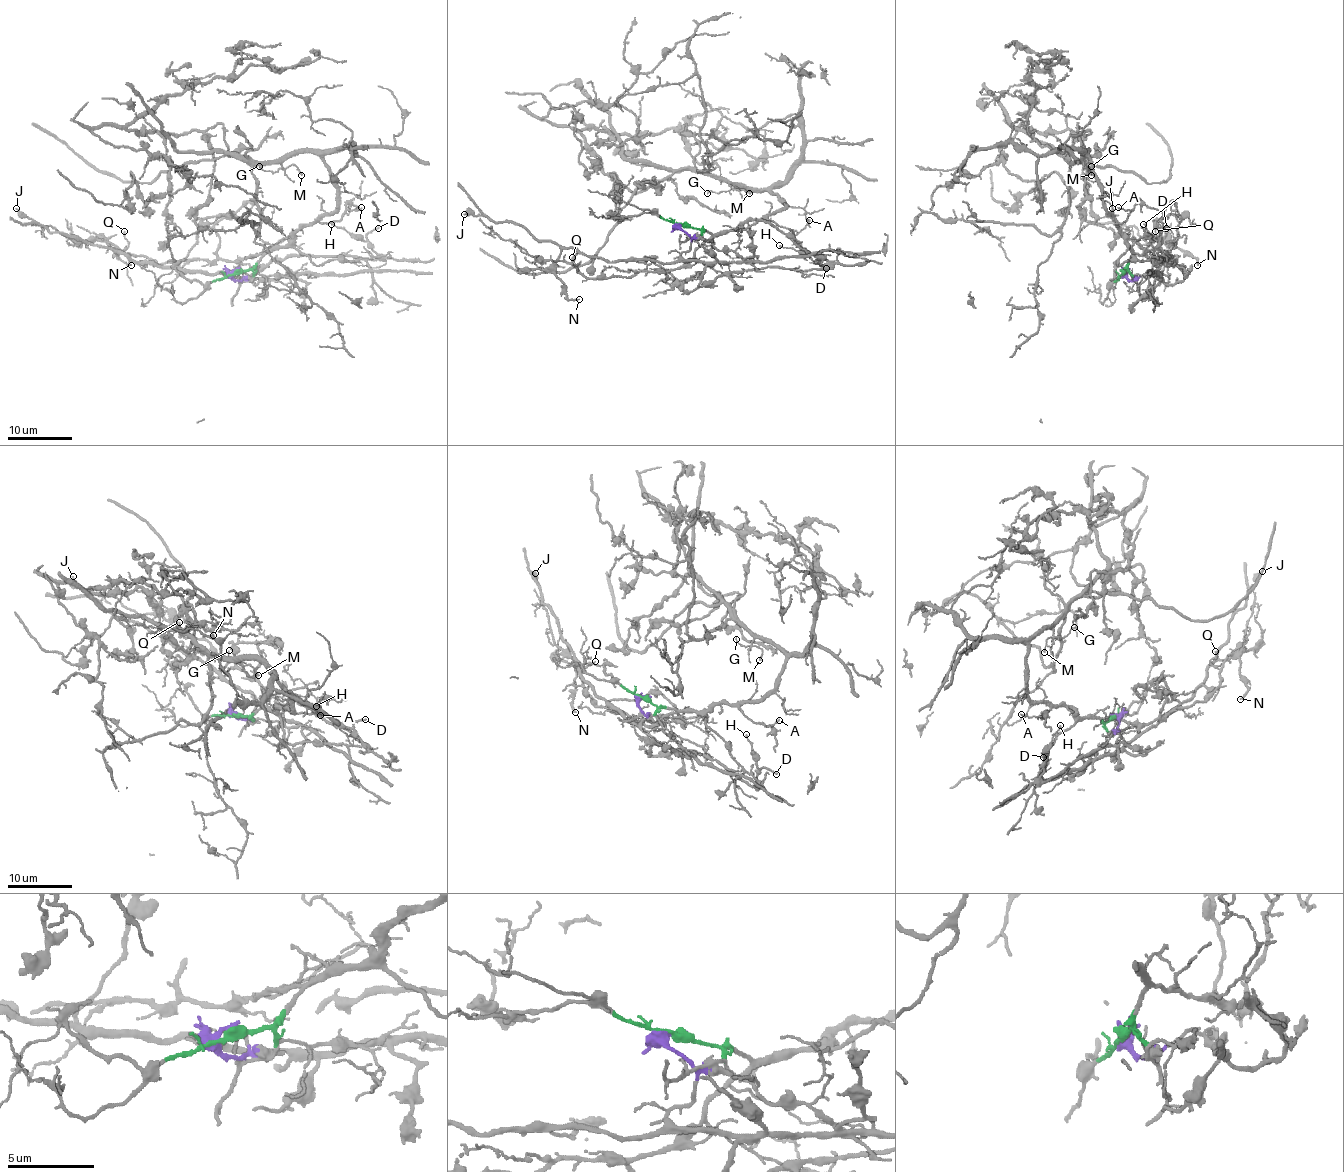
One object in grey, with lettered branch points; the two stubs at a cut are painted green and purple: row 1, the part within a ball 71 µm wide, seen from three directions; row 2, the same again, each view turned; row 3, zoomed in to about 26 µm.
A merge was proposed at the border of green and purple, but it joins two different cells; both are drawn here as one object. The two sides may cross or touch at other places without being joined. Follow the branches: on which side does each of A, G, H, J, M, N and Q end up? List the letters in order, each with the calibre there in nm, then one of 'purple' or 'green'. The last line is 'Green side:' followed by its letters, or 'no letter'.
A: calibre 150 nm; green
G: calibre 110 nm; green
H: calibre 130 nm; purple
J: calibre 200 nm; purple
M: calibre 90 nm; green
N: calibre 140 nm; purple
Q: calibre 90 nm; green
Green side: A, G, M, Q

